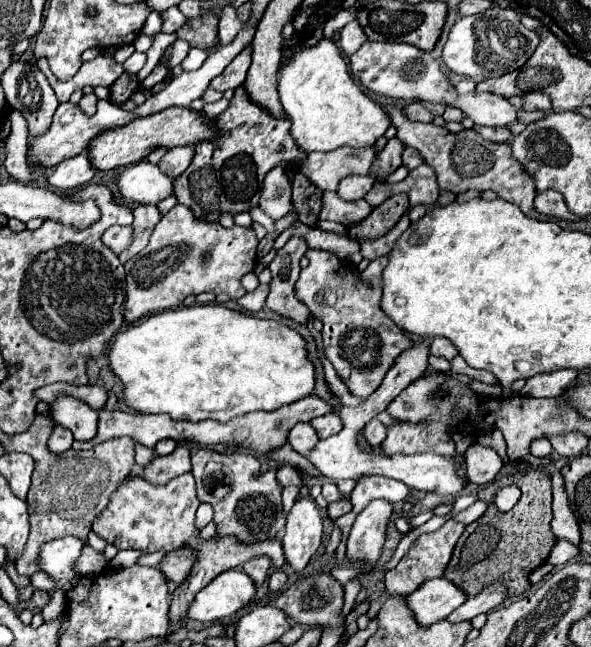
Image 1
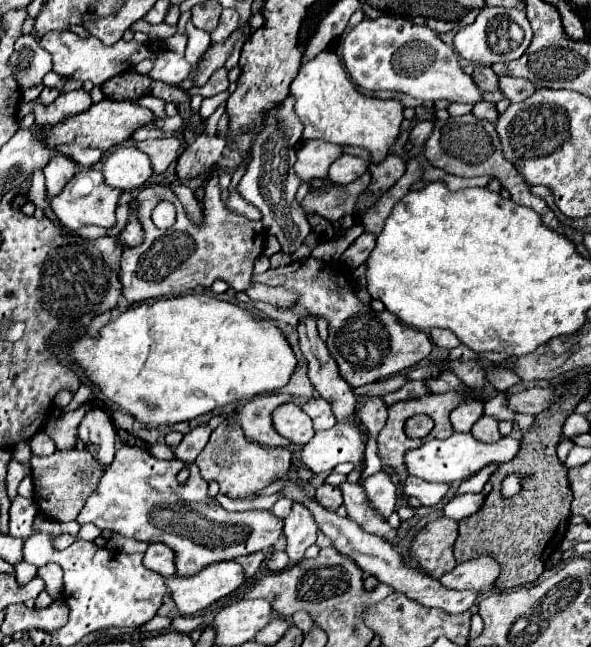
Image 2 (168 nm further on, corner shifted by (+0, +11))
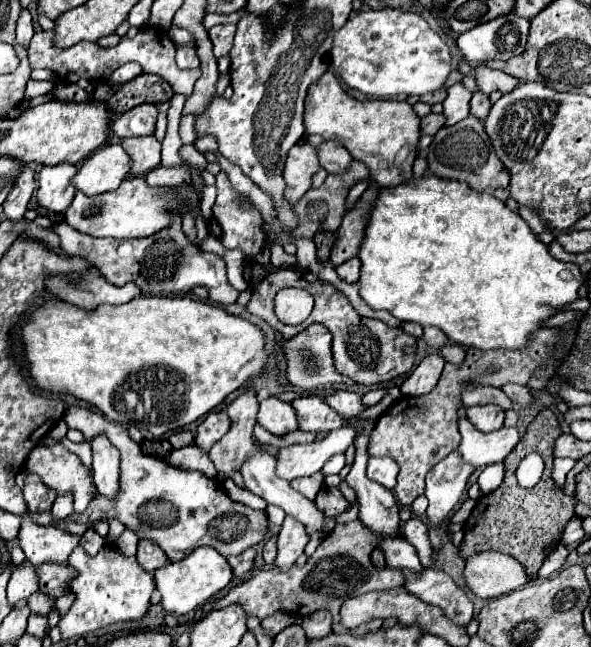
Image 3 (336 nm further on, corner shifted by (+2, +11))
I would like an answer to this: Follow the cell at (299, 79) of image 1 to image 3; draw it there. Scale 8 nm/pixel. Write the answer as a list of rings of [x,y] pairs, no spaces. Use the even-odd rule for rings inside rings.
[[[327,71],[307,91],[305,97],[307,135],[321,135],[325,141],[343,145],[357,161],[365,163],[371,179],[379,187],[397,187],[413,179],[411,167],[417,153],[419,117],[409,103],[399,101],[357,101],[343,91],[339,79]]]

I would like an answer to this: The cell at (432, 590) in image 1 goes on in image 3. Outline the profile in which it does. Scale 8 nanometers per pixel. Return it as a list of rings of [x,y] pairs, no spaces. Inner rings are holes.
[[[483,551],[465,561],[463,579],[467,587],[481,599],[495,599],[525,585],[529,579],[523,565],[511,555],[499,551]]]

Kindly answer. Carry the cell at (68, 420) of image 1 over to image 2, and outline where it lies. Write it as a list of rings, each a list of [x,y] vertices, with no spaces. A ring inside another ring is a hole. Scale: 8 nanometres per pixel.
[[[93,409],[79,425],[79,437],[87,451],[107,469],[115,457],[115,427],[103,409]]]

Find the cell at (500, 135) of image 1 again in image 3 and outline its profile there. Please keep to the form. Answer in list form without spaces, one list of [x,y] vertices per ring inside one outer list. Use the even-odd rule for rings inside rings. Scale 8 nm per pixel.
[[[475,93],[473,99],[471,99],[471,115],[485,121],[487,115],[489,115],[489,109],[491,109],[489,97],[485,93]]]

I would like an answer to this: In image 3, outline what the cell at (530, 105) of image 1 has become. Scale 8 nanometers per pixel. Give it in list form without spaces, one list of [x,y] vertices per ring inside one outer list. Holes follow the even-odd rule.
[[[485,65],[477,67],[477,73],[475,73],[475,81],[477,81],[477,87],[481,89],[481,93],[493,93],[493,91],[501,91],[503,95],[513,91],[521,81],[515,79],[515,77],[509,77],[507,73],[501,73],[501,71],[495,71],[495,69],[489,69]]]

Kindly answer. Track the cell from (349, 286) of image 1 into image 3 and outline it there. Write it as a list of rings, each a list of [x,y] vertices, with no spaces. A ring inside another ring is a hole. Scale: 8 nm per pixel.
[[[277,269],[273,273],[269,273],[259,285],[255,285],[251,299],[247,303],[247,309],[253,315],[265,319],[285,339],[295,337],[305,327],[309,327],[309,323],[325,325],[329,329],[329,333],[333,335],[333,363],[335,363],[337,373],[353,379],[355,383],[359,381],[361,385],[377,385],[377,383],[391,381],[391,379],[407,373],[415,363],[415,337],[413,335],[407,335],[403,329],[389,327],[379,319],[369,319],[369,317],[357,315],[357,311],[351,307],[351,303],[347,301],[347,297],[341,291],[337,291],[331,283],[325,283],[325,281],[317,279],[313,273],[303,271],[303,269]],[[283,287],[299,287],[299,289],[309,291],[315,297],[315,307],[313,307],[311,315],[299,325],[285,325],[273,313],[273,297],[275,297],[277,289],[283,289]]]

